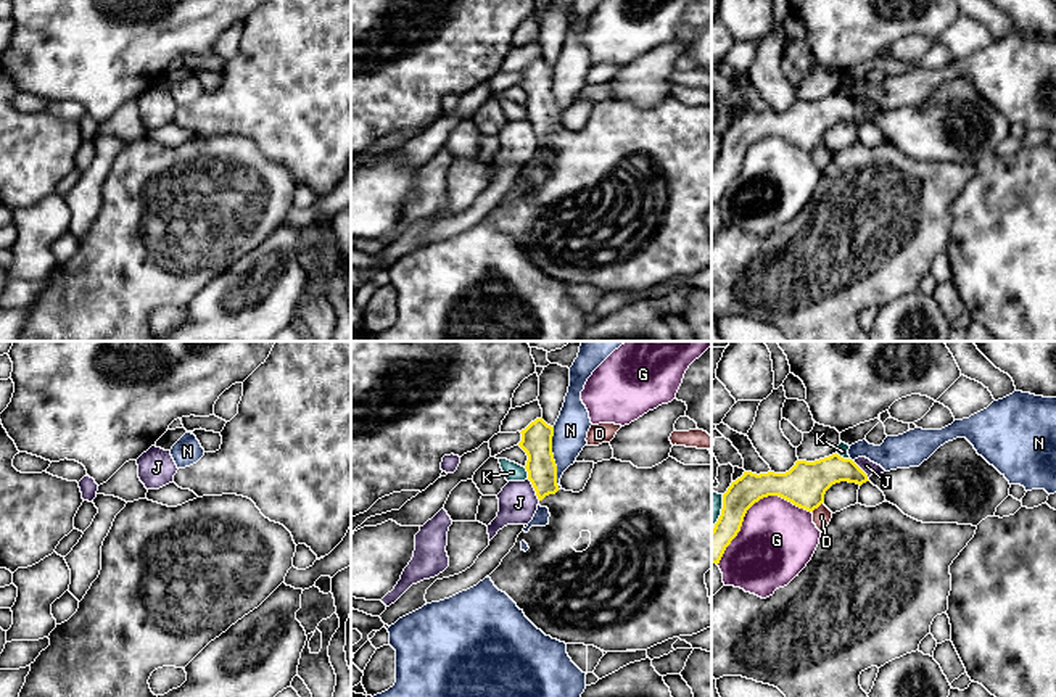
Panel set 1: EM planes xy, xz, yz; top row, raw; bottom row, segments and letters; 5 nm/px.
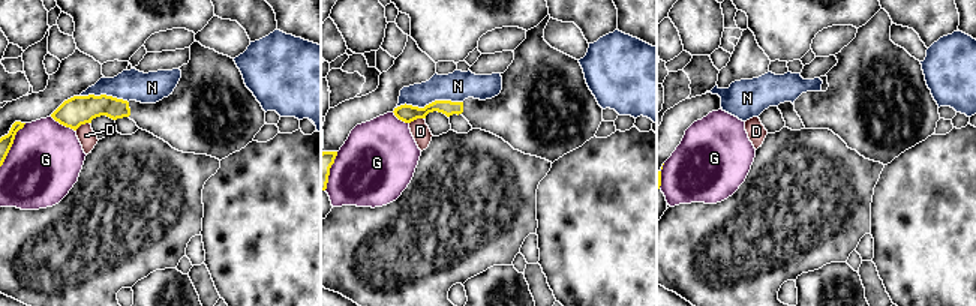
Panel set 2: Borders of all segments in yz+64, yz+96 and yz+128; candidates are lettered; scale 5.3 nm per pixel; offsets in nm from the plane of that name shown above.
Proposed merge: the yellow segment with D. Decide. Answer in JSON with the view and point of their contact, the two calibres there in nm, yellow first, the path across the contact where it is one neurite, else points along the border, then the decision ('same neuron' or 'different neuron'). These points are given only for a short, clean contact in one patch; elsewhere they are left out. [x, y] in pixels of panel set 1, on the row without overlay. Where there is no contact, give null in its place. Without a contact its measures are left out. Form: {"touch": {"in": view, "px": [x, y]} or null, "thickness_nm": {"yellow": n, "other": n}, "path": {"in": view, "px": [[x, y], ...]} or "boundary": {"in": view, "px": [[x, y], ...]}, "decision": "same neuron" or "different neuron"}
{"touch": {"in": "yz", "px": [816, 147]}, "thickness_nm": {"yellow": 220, "other": 90}, "boundary": {"in": "yz", "px": [[823, 140], [812, 152]]}, "decision": "different neuron"}

